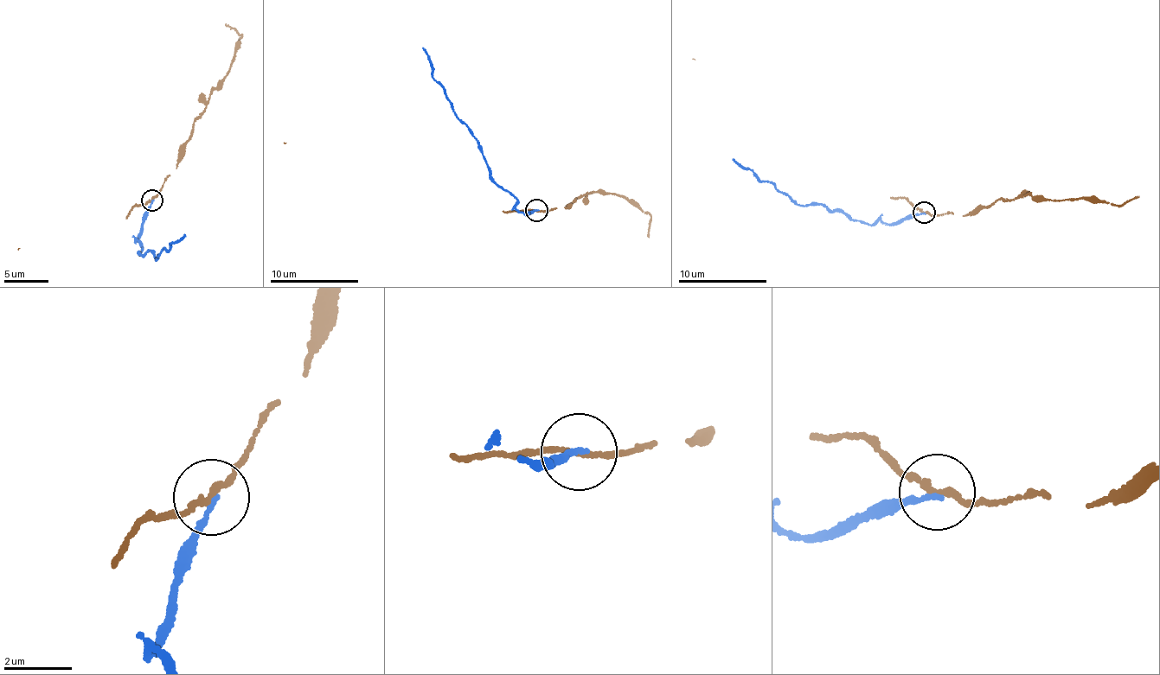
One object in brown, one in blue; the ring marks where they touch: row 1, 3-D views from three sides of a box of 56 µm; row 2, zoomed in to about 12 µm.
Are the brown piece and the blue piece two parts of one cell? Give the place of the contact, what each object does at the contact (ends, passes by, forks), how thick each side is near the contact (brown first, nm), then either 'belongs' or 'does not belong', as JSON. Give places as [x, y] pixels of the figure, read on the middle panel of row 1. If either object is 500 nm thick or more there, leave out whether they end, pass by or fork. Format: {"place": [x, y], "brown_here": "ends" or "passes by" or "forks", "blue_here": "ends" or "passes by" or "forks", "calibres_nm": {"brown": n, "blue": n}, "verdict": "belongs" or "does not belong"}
{"place": [536, 210], "brown_here": "passes by", "blue_here": "ends", "calibres_nm": {"brown": 150, "blue": 140}, "verdict": "does not belong"}

